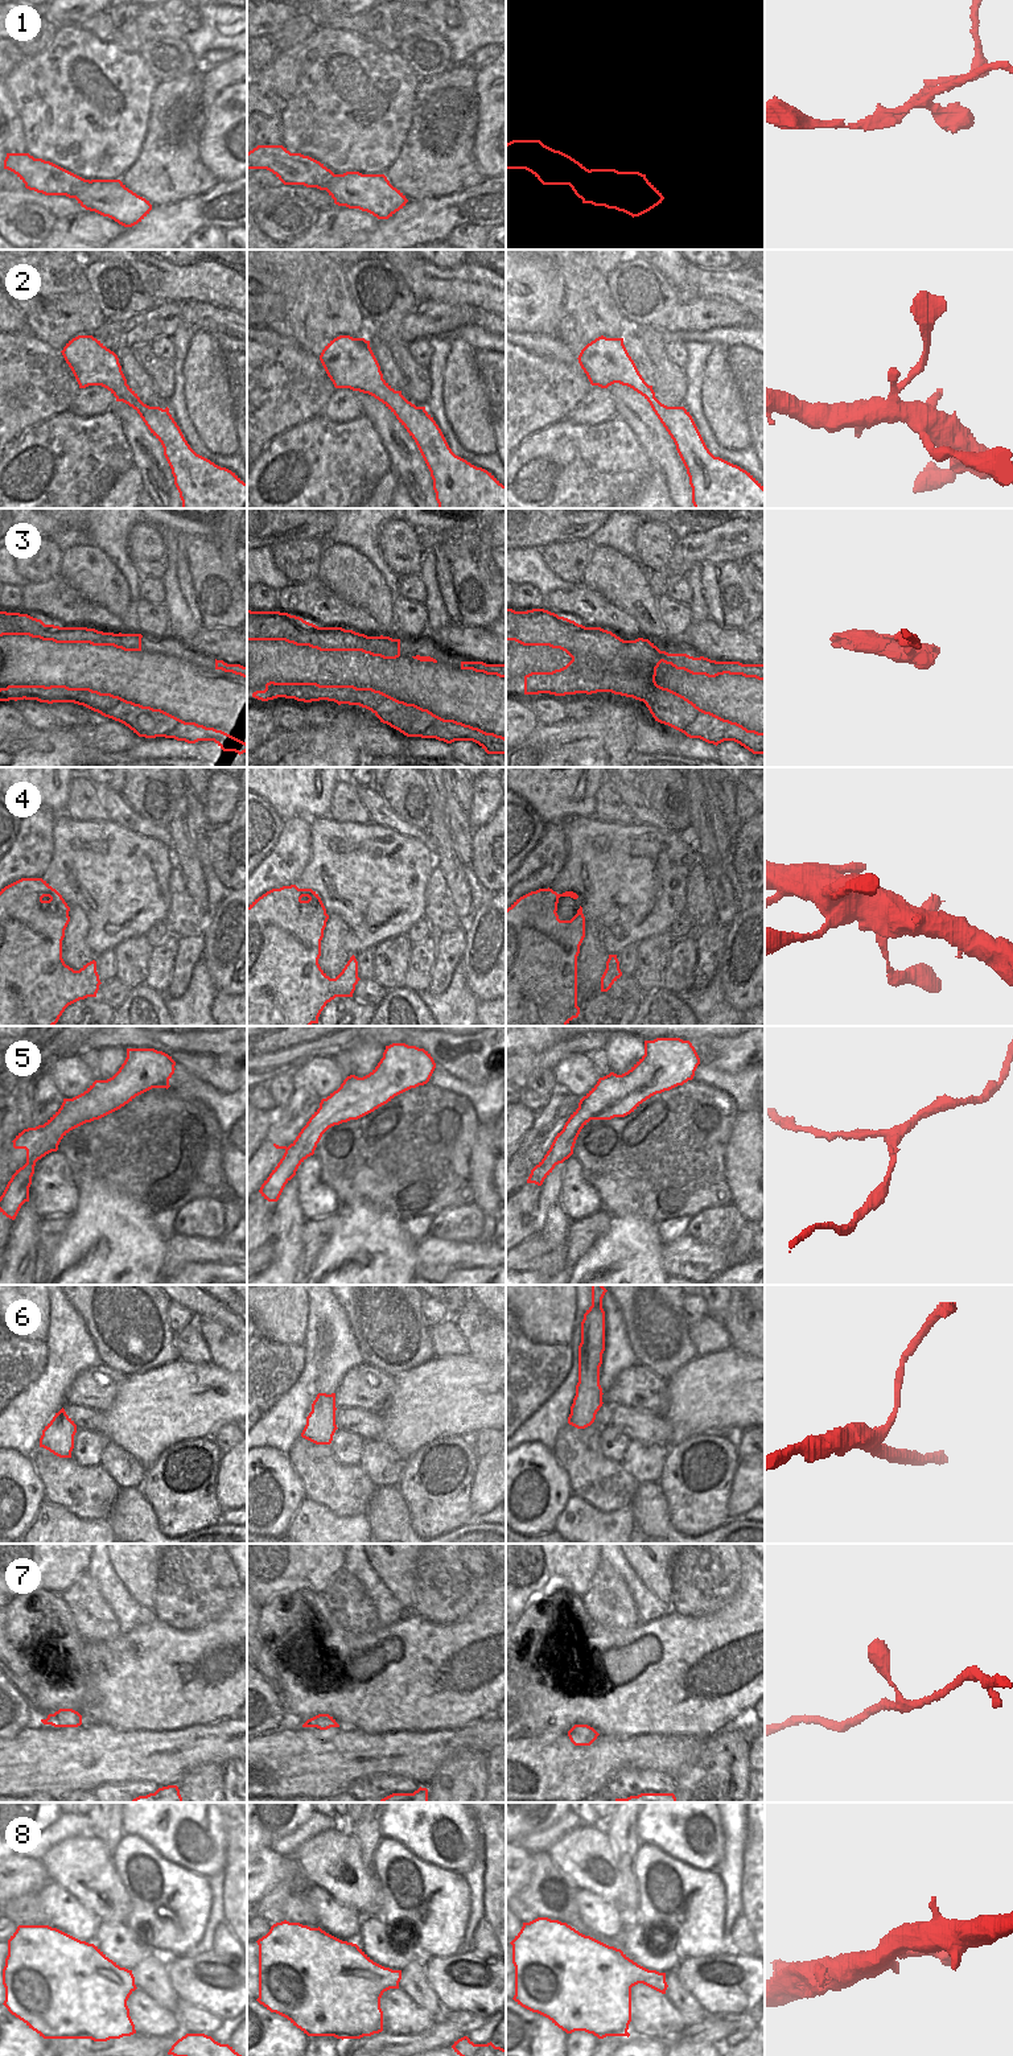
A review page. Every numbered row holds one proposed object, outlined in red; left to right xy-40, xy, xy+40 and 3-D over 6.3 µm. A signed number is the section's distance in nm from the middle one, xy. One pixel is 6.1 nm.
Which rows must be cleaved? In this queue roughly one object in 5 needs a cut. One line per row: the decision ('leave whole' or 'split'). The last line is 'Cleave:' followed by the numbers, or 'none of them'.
1: split
2: leave whole
3: leave whole
4: leave whole
5: leave whole
6: leave whole
7: leave whole
8: leave whole
Cleave: 1

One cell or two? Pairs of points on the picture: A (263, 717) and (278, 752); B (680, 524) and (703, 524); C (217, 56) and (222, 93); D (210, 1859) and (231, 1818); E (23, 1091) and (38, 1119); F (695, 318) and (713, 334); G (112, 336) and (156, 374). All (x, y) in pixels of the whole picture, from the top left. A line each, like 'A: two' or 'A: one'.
A: two
B: one
C: two
D: two
E: two
F: two
G: two

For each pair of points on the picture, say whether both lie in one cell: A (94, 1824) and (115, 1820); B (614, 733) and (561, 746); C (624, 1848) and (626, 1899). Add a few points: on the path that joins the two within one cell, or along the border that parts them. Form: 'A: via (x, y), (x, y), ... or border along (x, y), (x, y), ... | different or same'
A: border along (108, 1816), (108, 1820), (95, 1834) | different
B: via (601, 744), (598, 746), (575, 746) | same
C: via (625, 1861), (629, 1886) | same

